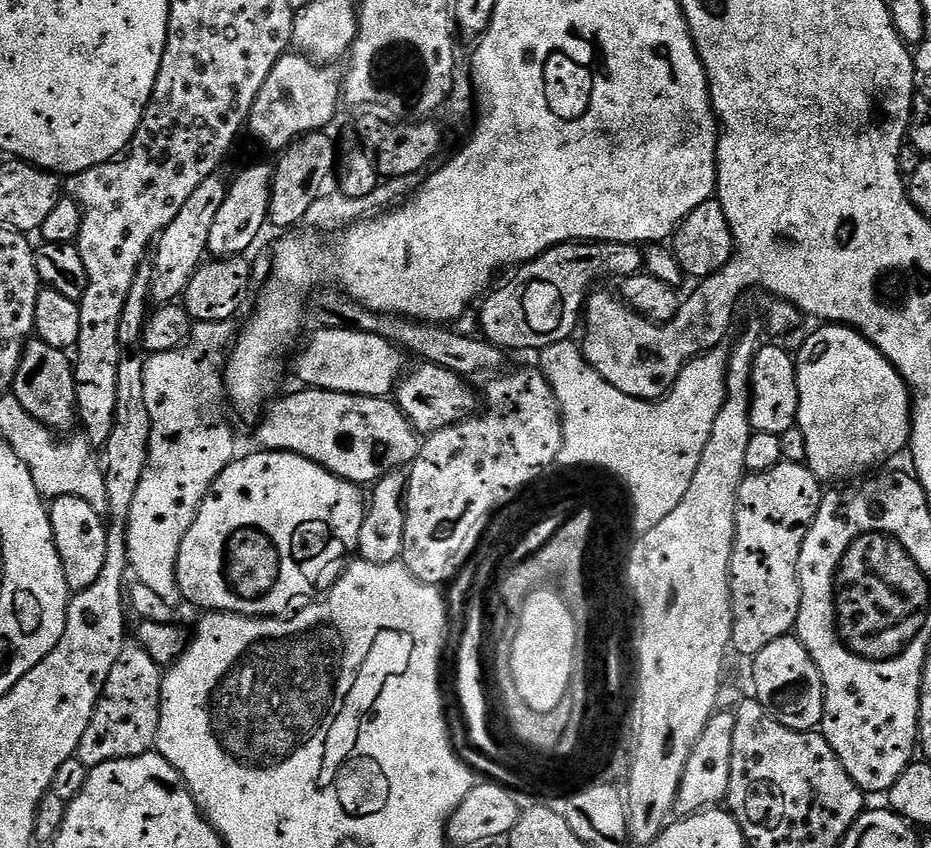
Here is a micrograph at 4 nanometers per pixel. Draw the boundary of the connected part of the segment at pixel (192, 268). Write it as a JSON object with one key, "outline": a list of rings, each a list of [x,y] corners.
{"outline":[[[210,178],[190,198],[186,198],[186,206],[178,210],[178,218],[166,226],[166,230],[160,233],[156,252],[156,285],[150,288],[150,296],[157,305],[163,306],[183,297],[184,291],[188,289],[190,278],[205,263],[209,255],[208,243],[218,212],[222,210],[222,204],[228,197],[229,185],[223,184],[220,178]]]}

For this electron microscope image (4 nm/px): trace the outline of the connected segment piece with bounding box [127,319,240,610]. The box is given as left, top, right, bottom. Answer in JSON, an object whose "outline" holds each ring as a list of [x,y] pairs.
{"outline":[[[233,319],[223,320],[223,322],[200,322],[200,321],[197,321],[193,325],[191,334],[190,334],[187,342],[185,344],[183,344],[182,347],[175,348],[172,351],[155,352],[145,361],[145,364],[144,364],[143,377],[145,379],[146,408],[147,408],[147,410],[150,411],[151,434],[150,434],[150,446],[148,447],[148,462],[147,462],[146,470],[143,472],[142,480],[140,481],[139,486],[138,486],[138,491],[134,496],[134,502],[131,503],[131,510],[128,512],[128,534],[127,534],[128,559],[129,559],[129,565],[130,565],[131,571],[133,572],[133,574],[135,572],[135,574],[137,576],[137,577],[135,577],[135,579],[140,584],[147,586],[148,588],[151,588],[153,591],[155,591],[155,593],[157,593],[157,595],[162,597],[163,601],[165,601],[165,603],[167,603],[168,606],[170,606],[171,608],[173,608],[175,610],[179,609],[180,608],[179,605],[180,604],[183,605],[183,602],[184,602],[183,596],[181,594],[180,584],[177,581],[177,566],[179,564],[179,559],[180,559],[181,544],[185,540],[186,534],[189,533],[190,526],[192,526],[194,521],[196,520],[197,514],[200,512],[200,507],[203,504],[205,497],[208,496],[208,492],[212,488],[212,484],[214,483],[214,481],[217,480],[217,478],[221,475],[221,473],[224,472],[225,468],[227,468],[227,466],[235,460],[236,455],[237,455],[236,438],[234,436],[234,430],[226,422],[226,420],[228,418],[228,416],[227,416],[228,408],[229,408],[229,412],[230,412],[230,406],[228,403],[227,383],[226,383],[226,380],[224,377],[224,369],[226,366],[226,356],[225,356],[225,360],[224,360],[224,352],[226,349],[228,349],[228,351],[229,351],[233,347],[233,344],[235,343],[236,338],[239,335],[239,329],[240,329],[239,325],[238,324],[235,325],[235,324],[236,324],[236,322]]]}

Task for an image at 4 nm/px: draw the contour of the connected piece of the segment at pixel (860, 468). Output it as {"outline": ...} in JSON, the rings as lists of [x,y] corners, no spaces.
{"outline":[[[843,324],[817,328],[795,357],[800,395],[796,422],[806,438],[810,471],[822,482],[852,482],[909,447],[912,401],[896,367],[861,332]]]}

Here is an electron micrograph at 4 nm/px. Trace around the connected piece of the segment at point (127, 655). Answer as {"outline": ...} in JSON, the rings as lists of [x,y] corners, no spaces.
{"outline":[[[134,644],[120,651],[76,755],[89,770],[102,762],[141,756],[155,747],[161,718],[163,677],[161,667],[145,648]]]}

